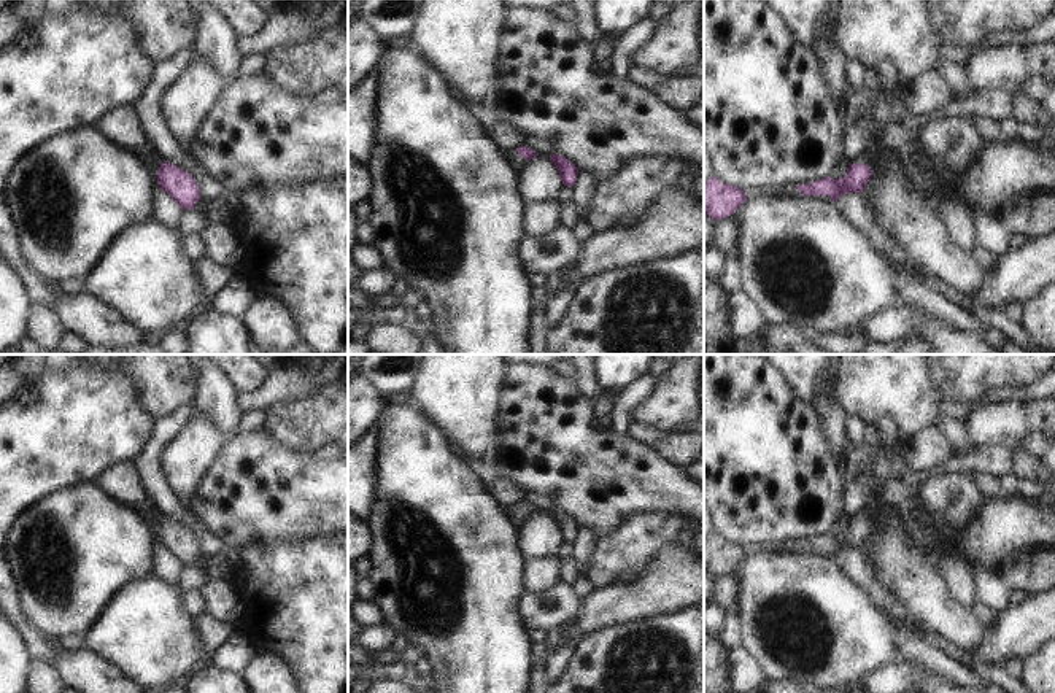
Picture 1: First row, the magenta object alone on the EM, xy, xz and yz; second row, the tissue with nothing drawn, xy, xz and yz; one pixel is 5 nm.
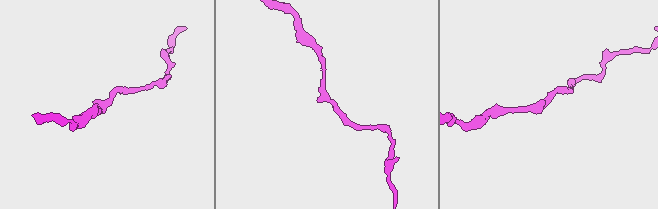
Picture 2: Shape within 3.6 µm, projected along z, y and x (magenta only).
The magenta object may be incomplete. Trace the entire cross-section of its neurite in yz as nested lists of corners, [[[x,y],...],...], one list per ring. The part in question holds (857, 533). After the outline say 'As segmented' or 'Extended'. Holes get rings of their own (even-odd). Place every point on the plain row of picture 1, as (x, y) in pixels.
[[[864,507],[853,520],[850,520],[844,534],[834,536],[828,532],[810,540],[798,540],[798,545],[802,552],[829,552],[833,558],[837,559],[847,548],[863,548],[872,528],[872,512],[869,507]]]. Extended

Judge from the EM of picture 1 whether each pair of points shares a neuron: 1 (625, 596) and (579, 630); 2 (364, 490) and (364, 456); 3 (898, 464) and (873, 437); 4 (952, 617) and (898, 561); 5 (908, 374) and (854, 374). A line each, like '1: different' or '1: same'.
1: same
2: same
3: same
4: same
5: same

